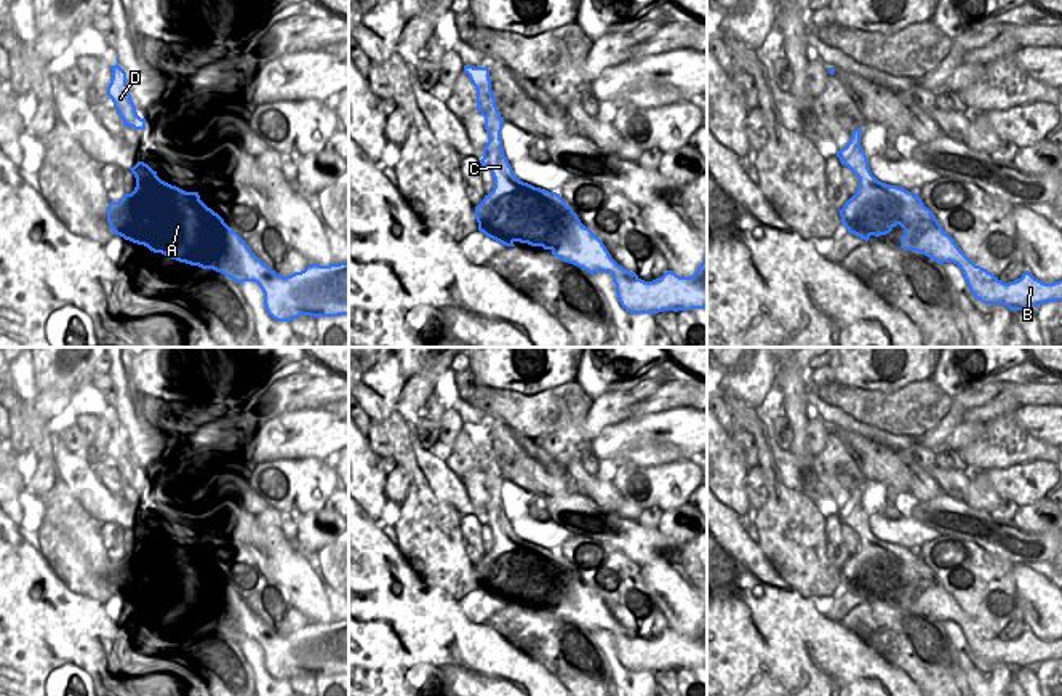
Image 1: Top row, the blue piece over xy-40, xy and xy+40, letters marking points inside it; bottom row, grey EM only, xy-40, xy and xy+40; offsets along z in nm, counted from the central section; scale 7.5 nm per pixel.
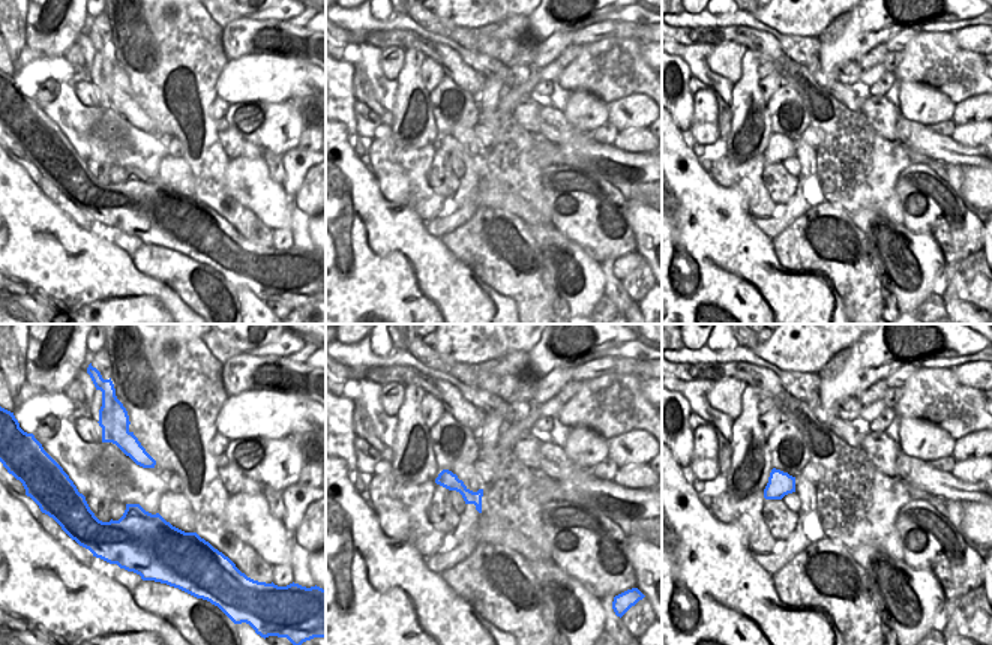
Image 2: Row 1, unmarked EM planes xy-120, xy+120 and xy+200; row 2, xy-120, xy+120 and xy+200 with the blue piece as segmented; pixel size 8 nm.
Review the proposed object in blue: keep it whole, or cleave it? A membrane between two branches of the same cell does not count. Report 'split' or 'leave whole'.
split

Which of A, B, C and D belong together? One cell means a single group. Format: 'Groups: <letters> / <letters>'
Groups: A B C / D.

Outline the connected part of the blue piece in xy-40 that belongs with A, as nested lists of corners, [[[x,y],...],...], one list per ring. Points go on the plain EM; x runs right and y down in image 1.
[[[144,520],[130,528],[136,536],[134,549],[107,565],[112,592],[179,621],[221,630],[240,645],[243,640],[258,642],[264,651],[266,669],[277,680],[291,680],[301,674],[315,677],[349,674],[349,619],[329,624],[310,622],[283,635],[262,621],[246,600],[200,558],[198,550],[186,550],[162,539]]]

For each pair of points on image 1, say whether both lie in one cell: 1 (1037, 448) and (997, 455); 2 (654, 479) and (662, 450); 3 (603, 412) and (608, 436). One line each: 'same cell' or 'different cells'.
1: same cell
2: different cells
3: different cells

